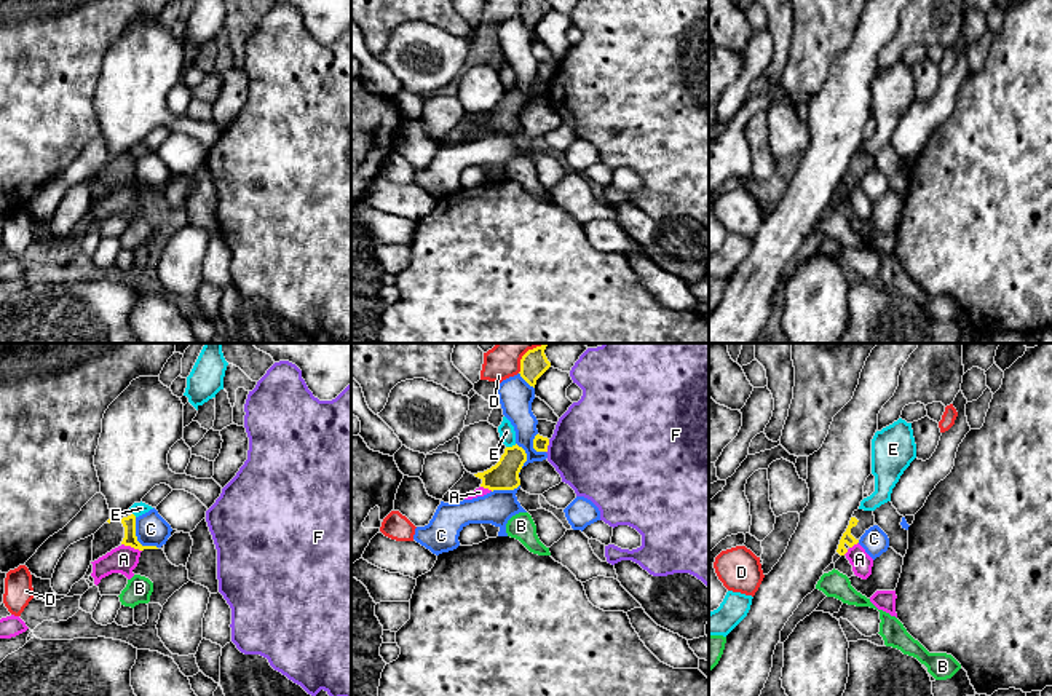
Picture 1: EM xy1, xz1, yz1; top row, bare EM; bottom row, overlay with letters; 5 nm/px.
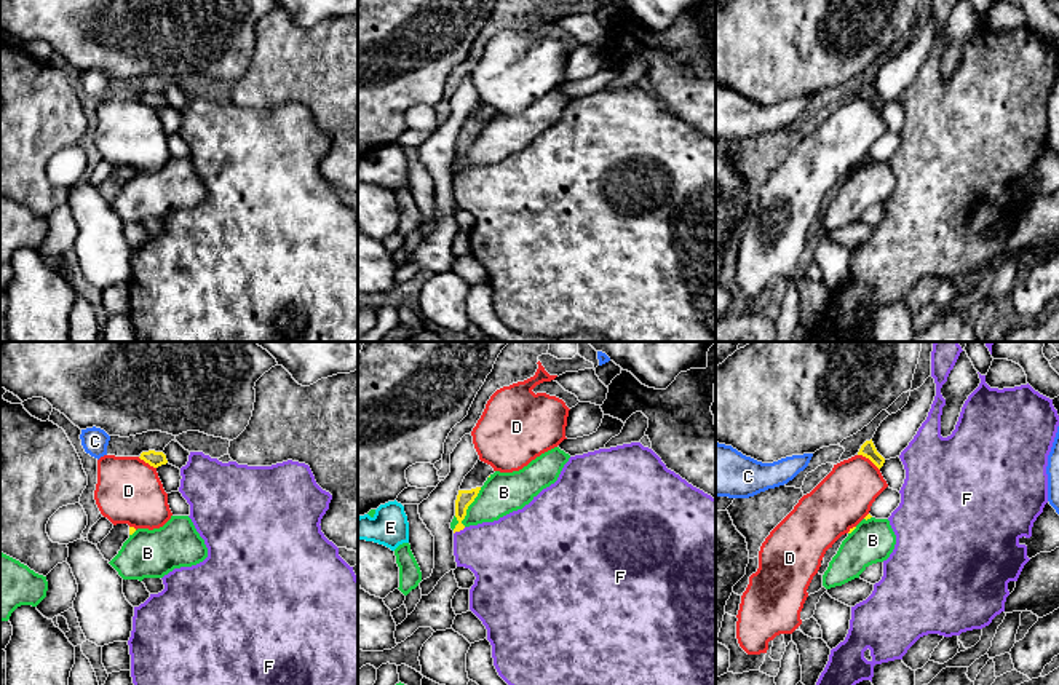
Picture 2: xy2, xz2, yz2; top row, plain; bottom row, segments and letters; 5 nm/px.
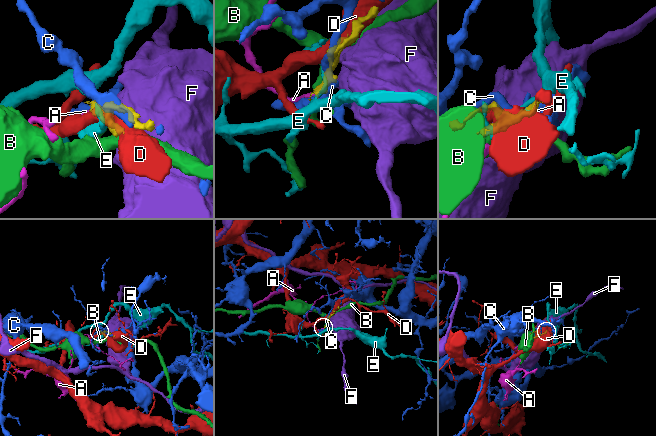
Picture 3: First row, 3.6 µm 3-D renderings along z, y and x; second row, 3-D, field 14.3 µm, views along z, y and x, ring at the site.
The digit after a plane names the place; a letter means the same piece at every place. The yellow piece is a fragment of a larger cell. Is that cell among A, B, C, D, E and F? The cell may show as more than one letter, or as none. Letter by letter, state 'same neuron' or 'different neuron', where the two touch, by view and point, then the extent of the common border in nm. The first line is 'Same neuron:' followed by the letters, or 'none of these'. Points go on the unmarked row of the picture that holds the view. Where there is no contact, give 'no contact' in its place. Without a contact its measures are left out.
Same neuron: none of these
A: different neuron; contact xy1 (131, 189); length 110 nm
B: different neuron; contact xz2 (467, 150); length 260 nm
C: different neuron; contact xy1 (136, 181); length 200 nm
D: different neuron; contact yz2 (869, 101); length 140 nm
E: different neuron; contact xz1 (513, 88); length 60 nm
F: different neuron; contact xz1 (548, 86); length 70 nm

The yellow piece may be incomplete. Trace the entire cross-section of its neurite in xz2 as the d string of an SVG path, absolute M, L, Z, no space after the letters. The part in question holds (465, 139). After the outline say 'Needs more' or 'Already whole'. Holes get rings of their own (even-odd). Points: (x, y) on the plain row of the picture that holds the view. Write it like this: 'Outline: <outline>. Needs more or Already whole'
Outline: M478 102L474 110L465 118L455 142L455 160L458 166L455 168L454 176L465 171L462 163L466 158L468 148L474 144L487 120L494 115L490 107Z. Needs more

